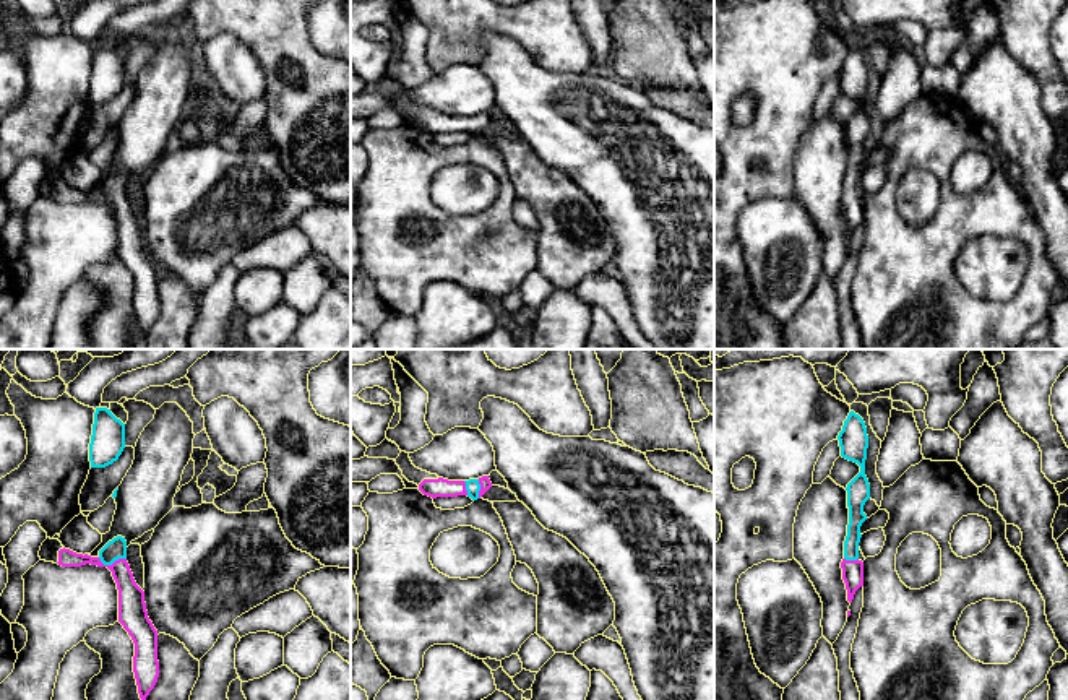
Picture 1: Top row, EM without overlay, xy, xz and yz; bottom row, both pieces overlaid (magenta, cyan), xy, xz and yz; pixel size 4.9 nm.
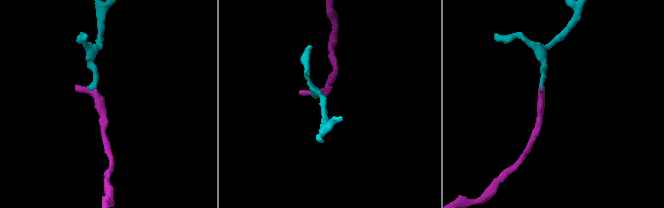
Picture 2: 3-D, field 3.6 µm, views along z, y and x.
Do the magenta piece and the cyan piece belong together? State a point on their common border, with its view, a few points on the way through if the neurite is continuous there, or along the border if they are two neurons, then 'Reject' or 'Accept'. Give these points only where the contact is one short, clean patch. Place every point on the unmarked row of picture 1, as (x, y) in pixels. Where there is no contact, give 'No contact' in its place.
Touches magenta at xy (112, 200). Path across: xy (132, 246), (125, 216), (112, 200), (114, 185). Accept

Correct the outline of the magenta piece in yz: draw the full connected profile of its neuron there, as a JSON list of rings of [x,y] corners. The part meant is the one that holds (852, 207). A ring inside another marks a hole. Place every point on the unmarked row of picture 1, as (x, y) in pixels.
[[[854,47],[844,57],[838,71],[841,93],[860,102],[860,109],[847,120],[849,161],[841,198],[847,237],[852,239],[855,227],[863,223],[863,198],[859,195],[860,162],[867,156],[863,141],[870,135],[870,120],[865,112],[868,71],[863,55]]]

